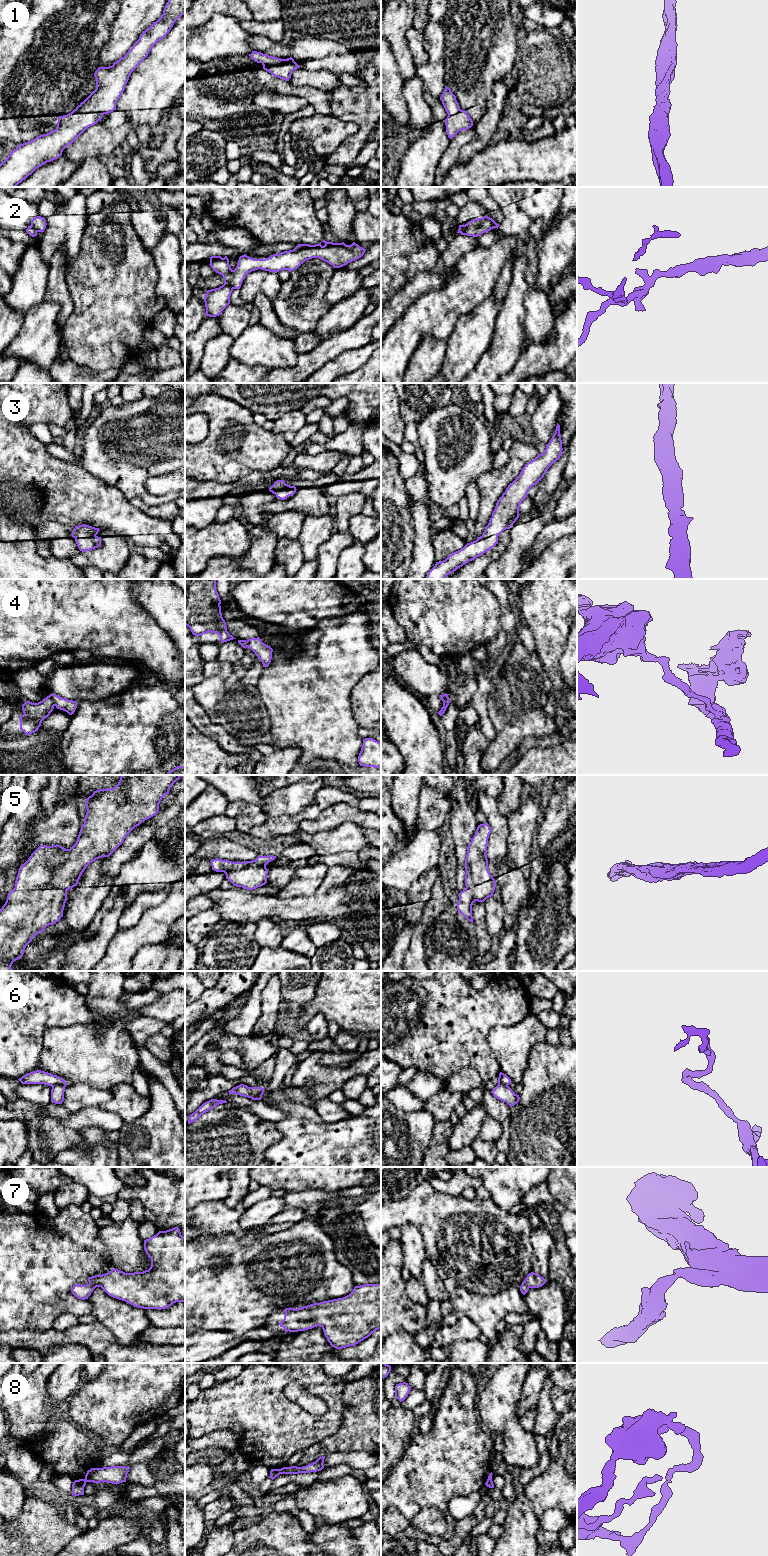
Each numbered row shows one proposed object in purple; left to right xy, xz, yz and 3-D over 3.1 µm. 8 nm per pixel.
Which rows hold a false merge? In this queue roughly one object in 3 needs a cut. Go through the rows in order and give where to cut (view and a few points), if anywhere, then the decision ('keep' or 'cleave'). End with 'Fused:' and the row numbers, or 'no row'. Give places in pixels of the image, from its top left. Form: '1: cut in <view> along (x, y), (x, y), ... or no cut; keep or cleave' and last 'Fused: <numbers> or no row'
1: no cut; keep
2: cut in yz along (482, 218), (482, 222), (477, 226), (467, 226), (465, 224); cleave
3: no cut; keep
4: cut in xy along (49, 695), (55, 705); cleave
5: no cut; keep
6: cut in xy along (65, 1083), (59, 1083), (52, 1087); cleave
7: no cut; keep
8: cut in xz along (280, 1469), (282, 1473); cleave
Fused: 2, 4, 6, 8

